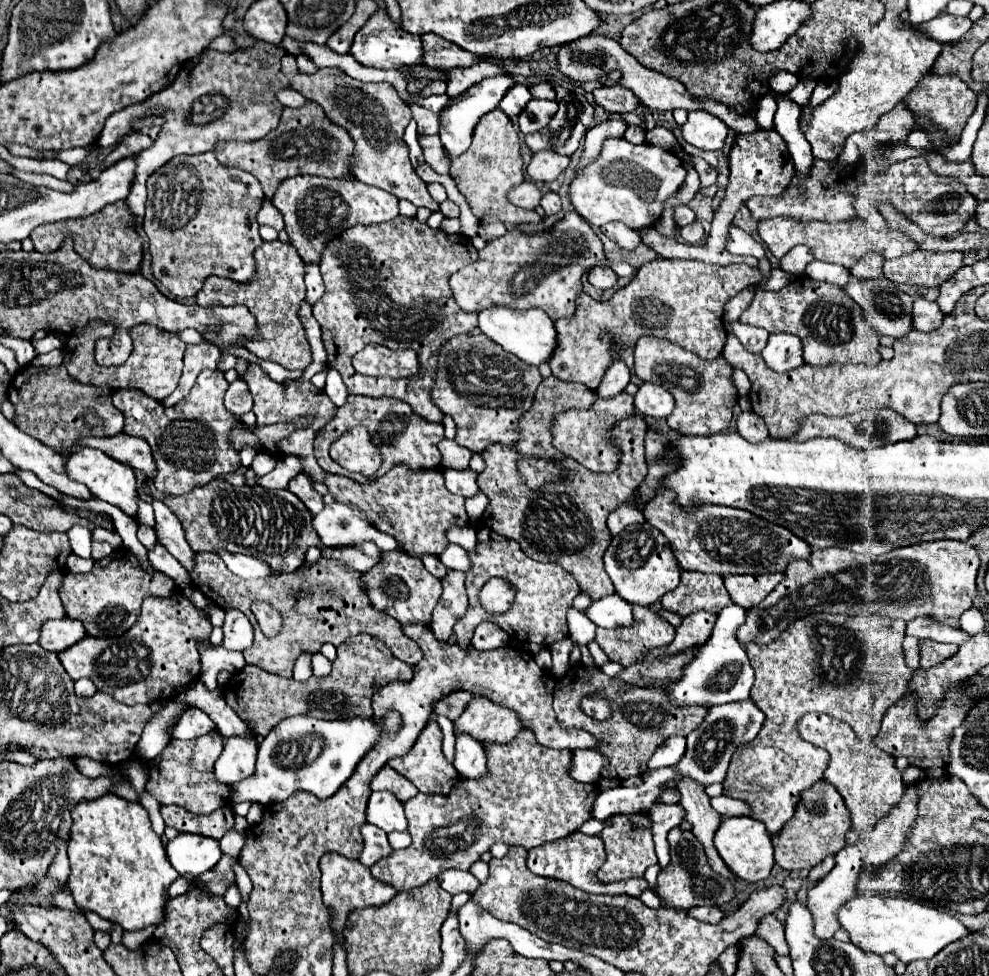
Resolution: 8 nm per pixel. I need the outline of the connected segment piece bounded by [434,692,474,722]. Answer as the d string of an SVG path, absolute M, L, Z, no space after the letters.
M452 692L434 704L434 712L444 714L446 718L450 718L454 722L466 710L466 706L470 704L472 698L474 696L470 692Z

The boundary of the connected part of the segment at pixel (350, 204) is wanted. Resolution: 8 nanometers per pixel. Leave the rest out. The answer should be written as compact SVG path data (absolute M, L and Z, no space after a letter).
M294 176L282 180L274 194L276 196L270 202L284 216L290 244L298 250L302 260L314 264L320 262L320 252L324 250L326 242L342 234L342 230L356 224L380 224L398 216L398 198L394 198L394 194L366 186L358 180Z

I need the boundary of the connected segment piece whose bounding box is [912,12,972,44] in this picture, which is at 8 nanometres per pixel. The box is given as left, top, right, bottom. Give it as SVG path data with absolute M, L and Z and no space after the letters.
M944 12L938 18L924 22L920 26L912 26L912 28L920 30L922 34L926 34L928 38L932 38L940 44L950 44L950 42L956 42L964 32L968 32L970 26L972 26L972 22L968 18L960 18L960 16L952 16L952 14Z

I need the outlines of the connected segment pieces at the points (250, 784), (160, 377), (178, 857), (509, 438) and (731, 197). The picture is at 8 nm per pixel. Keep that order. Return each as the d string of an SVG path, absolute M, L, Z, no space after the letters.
M390 712L380 724L372 722L372 718L350 718L350 720L318 720L310 716L292 716L280 722L262 742L258 744L258 764L256 770L250 778L244 778L242 782L236 782L232 786L232 802L260 802L264 806L274 804L274 802L284 802L286 798L294 796L298 790L310 792L320 800L330 798L336 794L336 790L350 778L354 772L356 764L364 758L364 754L374 746L378 736L388 730L388 732L398 732L400 730L400 716L396 712Z
M90 322L88 326L78 328L68 336L66 346L62 348L62 354L64 354L64 366L74 380L78 380L82 384L98 386L98 388L114 388L114 390L138 388L154 400L164 400L170 392L174 392L174 388L178 386L178 380L180 380L180 374L182 374L182 356L184 356L184 348L186 348L186 344L180 340L178 334L158 330L158 326L138 324L130 330L130 336L134 340L134 350L132 350L130 358L120 366L104 368L94 362L94 342L102 336L108 336L108 332L112 332L112 326L108 326L104 322Z
M178 834L176 838L168 840L166 846L166 858L174 866L174 870L180 876L198 876L208 872L216 866L216 862L222 858L218 840L198 836L198 834Z
M460 334L460 336L448 340L440 350L438 376L436 376L436 384L432 388L432 400L444 414L450 414L454 418L456 442L460 446L480 454L494 442L500 442L500 444L512 448L518 444L518 440L522 440L522 436L518 432L518 420L522 418L524 412L530 410L534 392L540 386L540 382L542 382L542 376L540 376L538 368L522 362L514 354L508 354L506 350L502 350L502 346L494 344L484 334L478 334L478 336Z
M744 134L744 136L736 136L732 142L732 148L728 152L728 168L730 168L730 180L726 186L726 194L714 214L712 230L708 234L706 244L690 246L690 244L666 238L660 232L656 232L654 228L646 236L642 236L642 242L662 258L696 258L696 260L704 260L710 264L742 262L742 256L734 256L726 250L726 238L728 238L726 232L728 232L728 226L732 224L734 214L740 210L742 204L746 204L754 196L782 194L794 176L794 162L792 162L792 158L786 150L786 142L780 134Z

